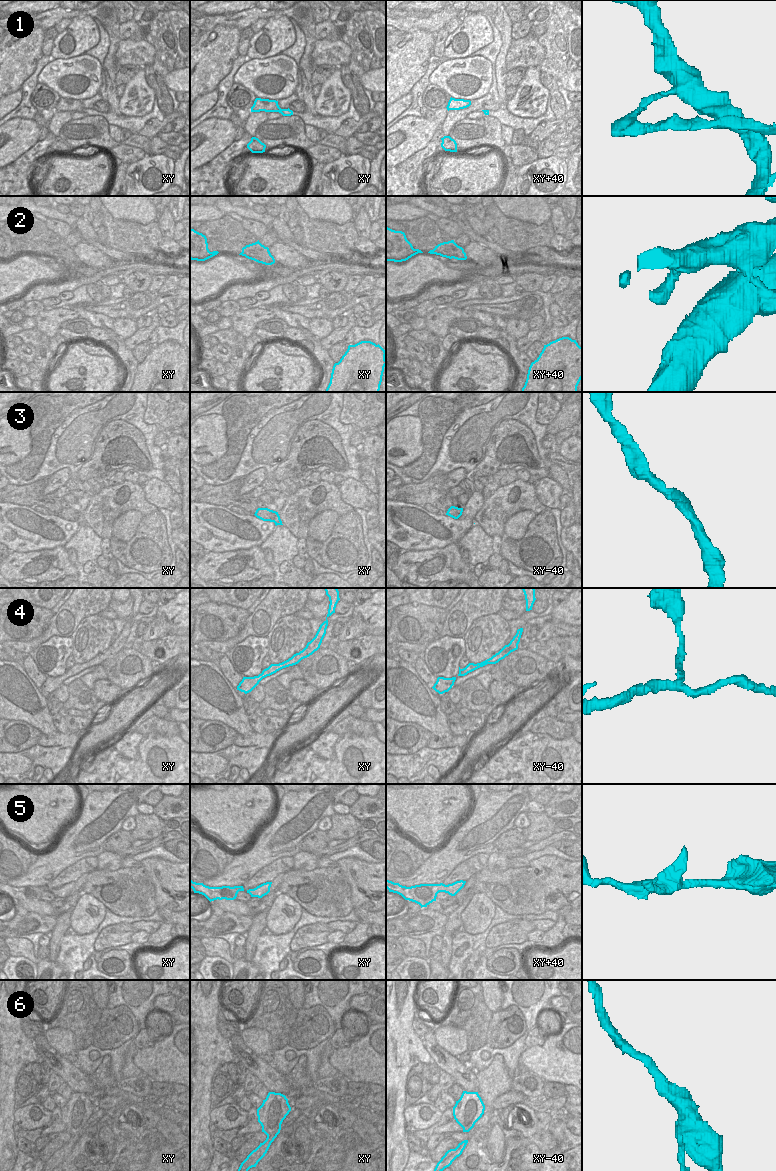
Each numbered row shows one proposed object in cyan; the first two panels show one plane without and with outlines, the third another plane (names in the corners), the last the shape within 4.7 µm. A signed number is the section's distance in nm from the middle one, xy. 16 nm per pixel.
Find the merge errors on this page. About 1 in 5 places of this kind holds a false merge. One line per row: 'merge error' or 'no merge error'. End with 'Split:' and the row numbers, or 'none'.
1: merge error
2: no merge error
3: no merge error
4: no merge error
5: no merge error
6: merge error
Split: 1, 6

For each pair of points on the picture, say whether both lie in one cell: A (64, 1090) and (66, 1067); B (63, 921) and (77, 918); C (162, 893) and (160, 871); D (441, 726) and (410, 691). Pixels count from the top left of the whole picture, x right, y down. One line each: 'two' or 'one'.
A: two
B: two
C: one
D: one

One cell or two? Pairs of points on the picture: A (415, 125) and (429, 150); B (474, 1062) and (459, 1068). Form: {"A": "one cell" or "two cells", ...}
{"A": "two cells", "B": "two cells"}

